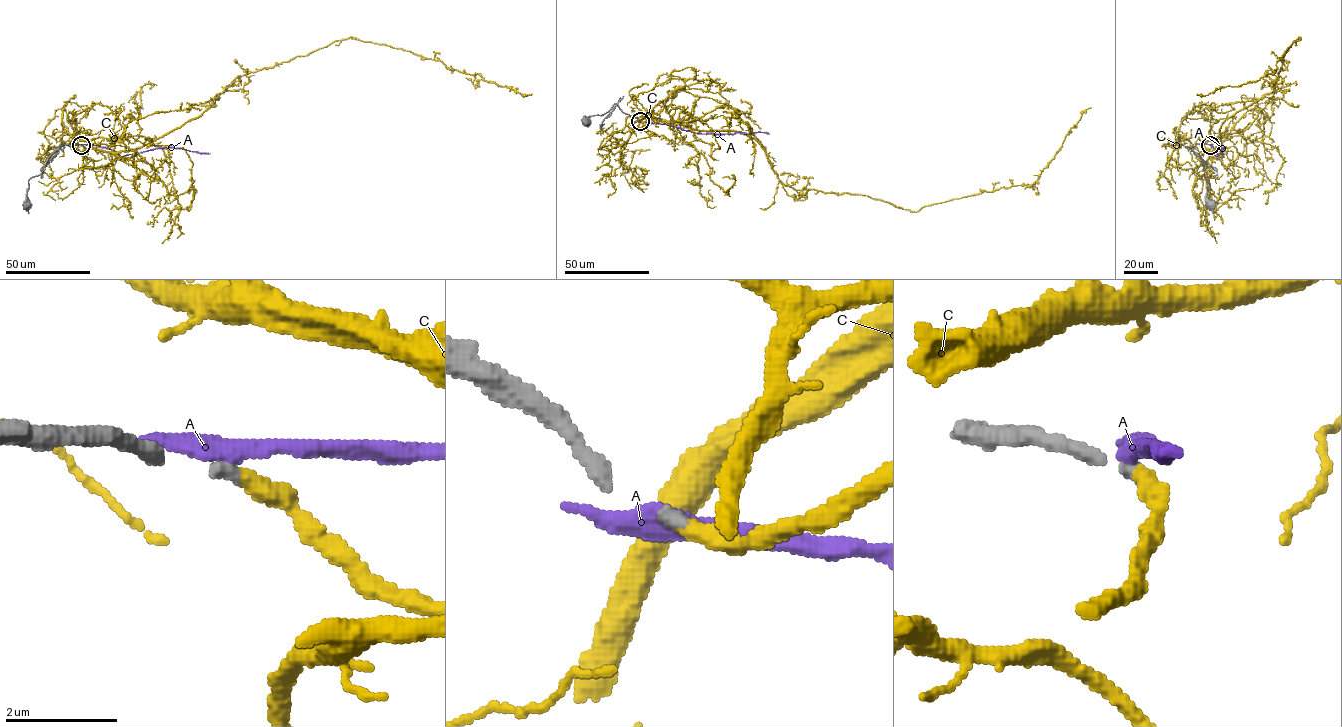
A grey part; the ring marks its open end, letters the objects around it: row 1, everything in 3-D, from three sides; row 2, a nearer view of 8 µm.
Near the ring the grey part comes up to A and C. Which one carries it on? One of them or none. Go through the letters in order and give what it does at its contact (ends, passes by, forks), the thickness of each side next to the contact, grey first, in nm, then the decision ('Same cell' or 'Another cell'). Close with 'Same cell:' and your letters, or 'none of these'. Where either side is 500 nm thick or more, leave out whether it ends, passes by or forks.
A: It passes by. Thickness 200 nm (grey) against 360 nm. Another cell
C: It ends there. Thickness 200 nm (grey) against 320 nm. Same cell
Same cell: C

